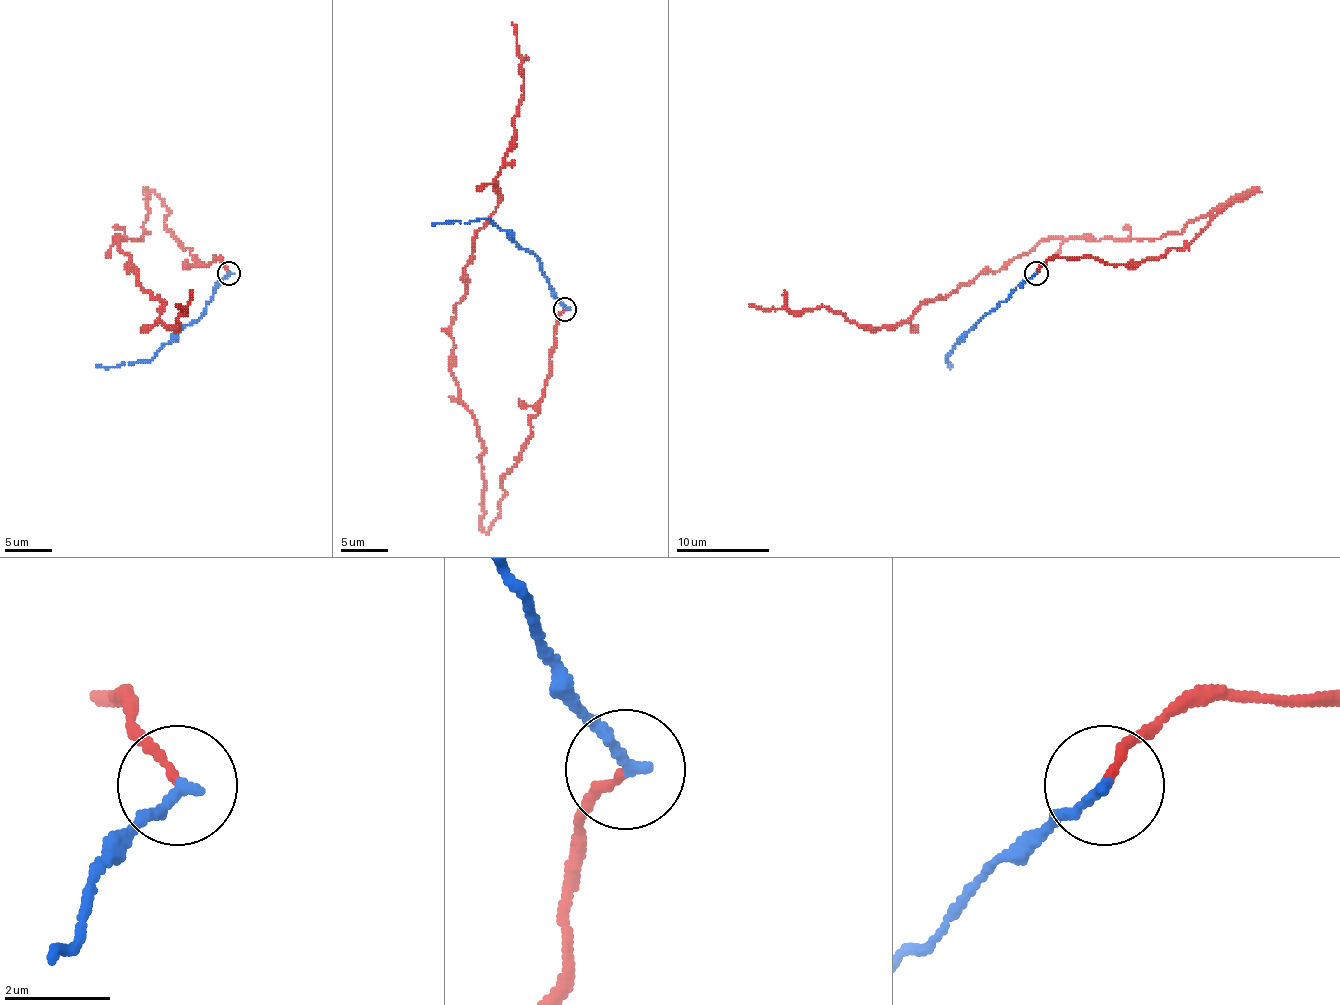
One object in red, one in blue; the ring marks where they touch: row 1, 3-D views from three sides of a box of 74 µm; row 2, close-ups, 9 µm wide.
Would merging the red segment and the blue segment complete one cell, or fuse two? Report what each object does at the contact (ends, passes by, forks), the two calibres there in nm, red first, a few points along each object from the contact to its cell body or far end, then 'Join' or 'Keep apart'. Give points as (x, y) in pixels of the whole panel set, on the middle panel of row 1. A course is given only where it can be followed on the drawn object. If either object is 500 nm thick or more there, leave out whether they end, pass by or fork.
At the ring red ends. At the ring blue ends. Thickness 160 nm (red) against 220 nm. Course of red: (565, 310), (530, 436), (486, 532), (484, 452), (451, 370), (451, 319), (523, 97), (512, 22). Course of blue: (565, 310), (551, 289), (542, 263), (488, 218), (432, 225). Keep apart

